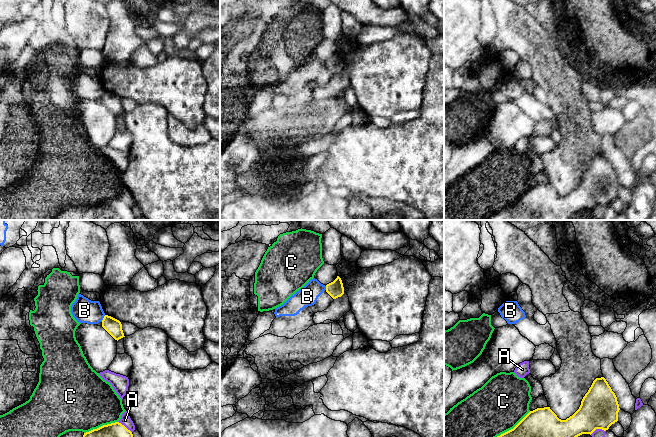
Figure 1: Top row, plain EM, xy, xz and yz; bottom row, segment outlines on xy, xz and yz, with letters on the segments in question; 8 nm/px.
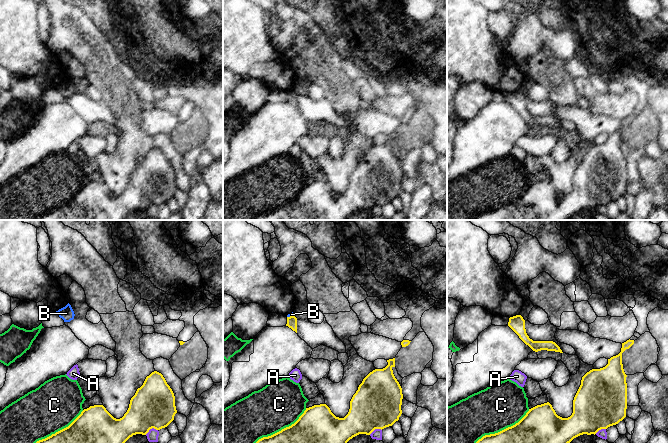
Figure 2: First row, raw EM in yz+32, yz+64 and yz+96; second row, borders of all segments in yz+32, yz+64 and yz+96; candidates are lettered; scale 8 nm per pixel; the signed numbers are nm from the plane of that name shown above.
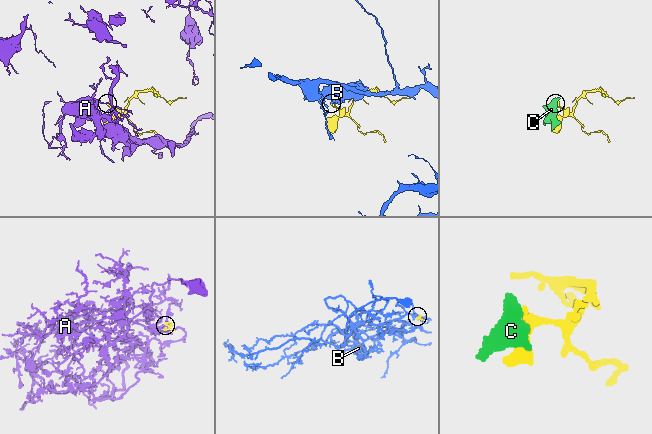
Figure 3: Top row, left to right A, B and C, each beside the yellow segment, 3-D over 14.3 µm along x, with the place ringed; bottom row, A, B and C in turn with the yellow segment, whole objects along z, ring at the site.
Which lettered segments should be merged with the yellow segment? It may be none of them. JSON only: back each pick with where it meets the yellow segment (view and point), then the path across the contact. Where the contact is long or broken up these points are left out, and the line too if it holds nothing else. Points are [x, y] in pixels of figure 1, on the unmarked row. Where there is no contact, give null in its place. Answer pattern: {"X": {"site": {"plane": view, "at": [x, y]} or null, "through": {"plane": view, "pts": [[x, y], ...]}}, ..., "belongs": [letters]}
{"belongs": []}

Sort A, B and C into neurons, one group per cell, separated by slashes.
A / B / C

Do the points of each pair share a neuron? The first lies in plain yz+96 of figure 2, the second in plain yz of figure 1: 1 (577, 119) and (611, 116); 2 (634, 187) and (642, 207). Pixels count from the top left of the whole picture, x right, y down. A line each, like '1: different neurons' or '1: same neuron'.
1: same neuron
2: different neurons

